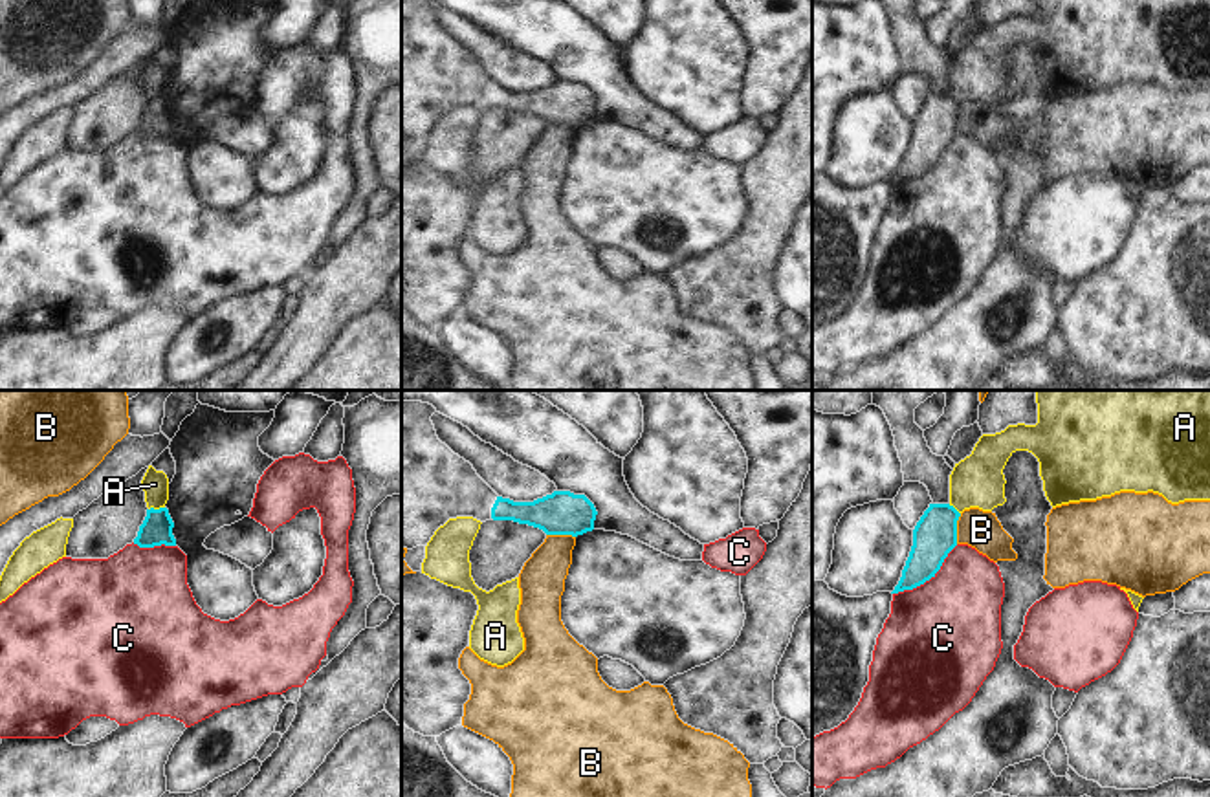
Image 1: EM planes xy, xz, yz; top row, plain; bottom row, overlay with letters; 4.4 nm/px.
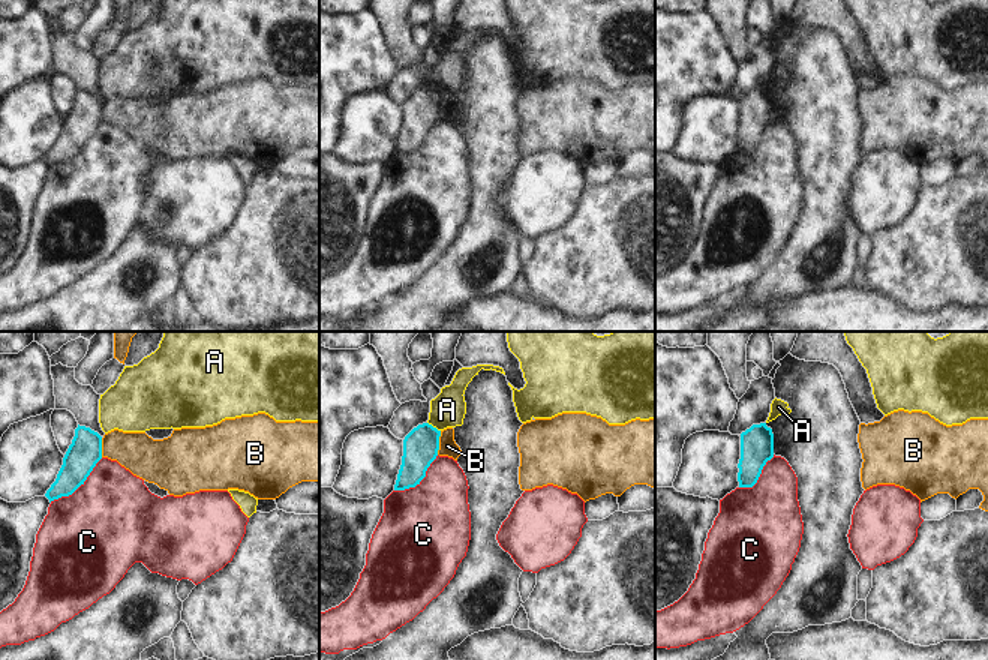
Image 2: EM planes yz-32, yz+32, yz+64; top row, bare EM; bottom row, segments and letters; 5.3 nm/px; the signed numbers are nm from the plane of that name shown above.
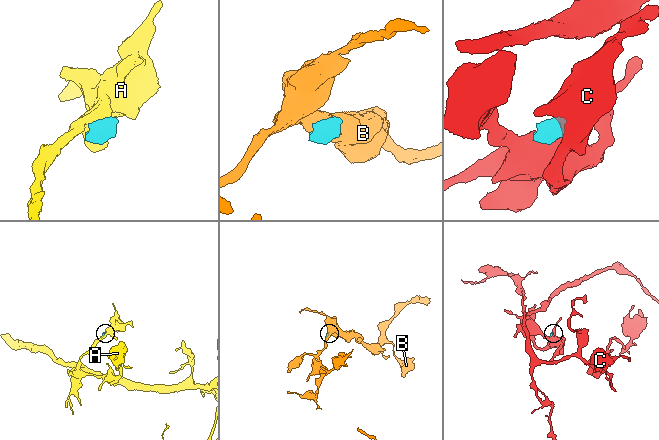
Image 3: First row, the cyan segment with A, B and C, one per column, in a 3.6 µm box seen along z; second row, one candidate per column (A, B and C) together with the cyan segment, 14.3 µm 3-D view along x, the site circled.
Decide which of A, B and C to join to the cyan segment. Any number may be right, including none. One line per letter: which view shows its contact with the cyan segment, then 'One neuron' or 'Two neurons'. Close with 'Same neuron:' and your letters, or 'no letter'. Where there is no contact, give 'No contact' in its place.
A: Touches cyan in xy. Two neurons
B: Touches cyan in yz. Two neurons
C: Touches cyan in yz. Two neurons
Same neuron: no letter.

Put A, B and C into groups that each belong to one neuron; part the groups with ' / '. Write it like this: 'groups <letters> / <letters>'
groups A / B / C

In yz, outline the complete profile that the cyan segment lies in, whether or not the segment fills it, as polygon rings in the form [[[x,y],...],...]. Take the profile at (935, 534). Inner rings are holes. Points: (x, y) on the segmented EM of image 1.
[[[930,504],[913,530],[913,546],[902,577],[891,594],[913,590],[940,570],[948,553],[957,546],[961,513],[950,504]]]

